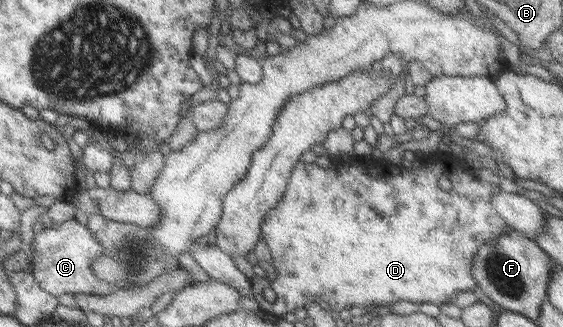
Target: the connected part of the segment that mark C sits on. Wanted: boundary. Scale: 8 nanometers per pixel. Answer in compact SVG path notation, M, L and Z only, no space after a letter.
M83 220L67 221L58 229L43 229L35 236L33 252L29 253L31 260L31 273L42 289L54 297L71 294L107 296L115 289L95 274L93 261L101 257L103 244L92 233Z

